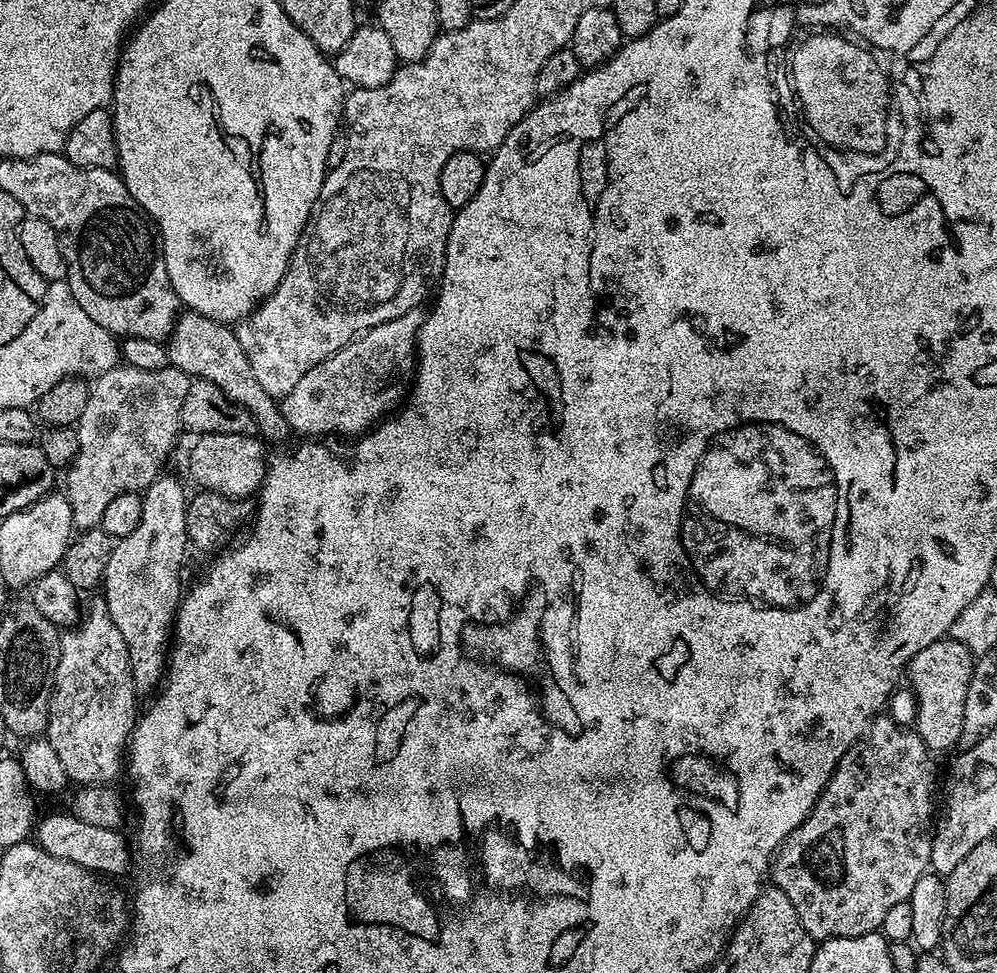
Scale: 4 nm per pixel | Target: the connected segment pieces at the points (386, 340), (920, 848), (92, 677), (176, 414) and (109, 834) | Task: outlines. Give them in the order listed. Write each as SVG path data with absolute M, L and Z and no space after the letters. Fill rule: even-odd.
M412 308L406 314L390 322L382 322L369 332L351 340L345 348L338 350L326 362L318 362L314 370L305 376L280 401L280 413L286 418L293 433L301 432L304 438L356 438L373 429L381 420L393 415L403 405L406 393L414 379L416 370L416 335L424 321L425 313Z
M880 714L873 719L869 724L867 732L857 740L854 746L850 746L850 750L846 750L846 754L842 754L842 758L838 762L838 766L832 771L832 776L828 779L828 784L824 788L824 793L816 799L815 806L810 810L810 814L792 831L790 835L780 844L780 848L776 852L776 855L770 865L770 880L775 887L781 888L786 894L786 898L790 898L790 902L794 906L794 910L798 910L798 918L802 922L802 926L806 926L806 930L812 935L812 939L817 942L823 942L825 940L833 940L834 938L854 938L855 936L861 936L862 934L870 934L871 932L883 929L884 919L886 914L893 906L898 906L898 902L908 902L910 894L914 894L914 886L918 882L918 878L922 878L929 871L932 859L930 858L930 850L932 849L932 838L934 835L934 823L932 824L932 803L937 803L938 792L936 796L936 768L932 765L934 760L933 753L928 751L927 746L922 742L922 738L911 727L903 728L900 725L899 719L893 718L887 714Z
M96 598L89 608L87 605L79 623L61 635L60 657L52 679L52 697L48 703L46 738L58 753L69 781L80 786L89 784L108 786L116 782L112 780L122 776L126 768L128 742L132 738L132 729L135 728L138 719L136 699L138 693L136 687L132 685L126 642L122 642L122 634L118 626L114 626L103 599Z
M117 366L106 370L101 376L95 377L94 383L90 388L90 395L86 402L86 410L82 410L82 418L74 425L78 434L78 454L68 465L66 475L68 475L68 489L66 495L70 502L70 510L72 511L72 522L77 529L87 530L99 525L102 514L106 514L106 506L110 506L110 501L118 498L118 494L126 494L127 492L143 493L144 489L154 483L156 479L165 471L164 463L168 460L168 455L172 452L172 447L176 444L176 435L182 432L180 423L180 415L182 414L182 401L186 399L186 394L190 391L193 377L187 376L182 370L174 367L163 368L162 370L138 370L127 366Z
M64 812L41 815L35 825L35 843L39 844L42 850L46 850L46 854L54 858L66 858L66 862L74 862L86 870L107 874L109 877L120 876L131 866L134 852L130 847L130 840L123 836L123 831L106 826L90 826L90 822L82 822L82 818Z

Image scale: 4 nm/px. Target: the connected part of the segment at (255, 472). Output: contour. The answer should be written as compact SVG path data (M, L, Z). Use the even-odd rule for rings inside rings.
M207 432L195 440L197 442L190 452L188 468L201 489L233 499L247 499L259 491L268 462L266 456L264 460L265 445L255 435Z

